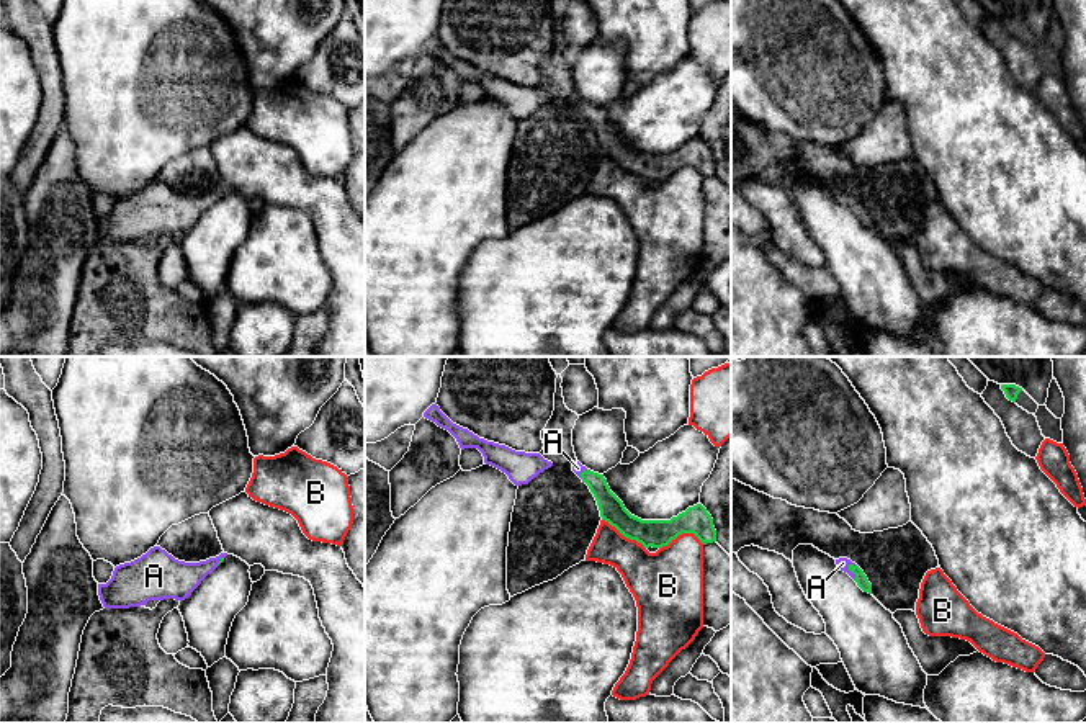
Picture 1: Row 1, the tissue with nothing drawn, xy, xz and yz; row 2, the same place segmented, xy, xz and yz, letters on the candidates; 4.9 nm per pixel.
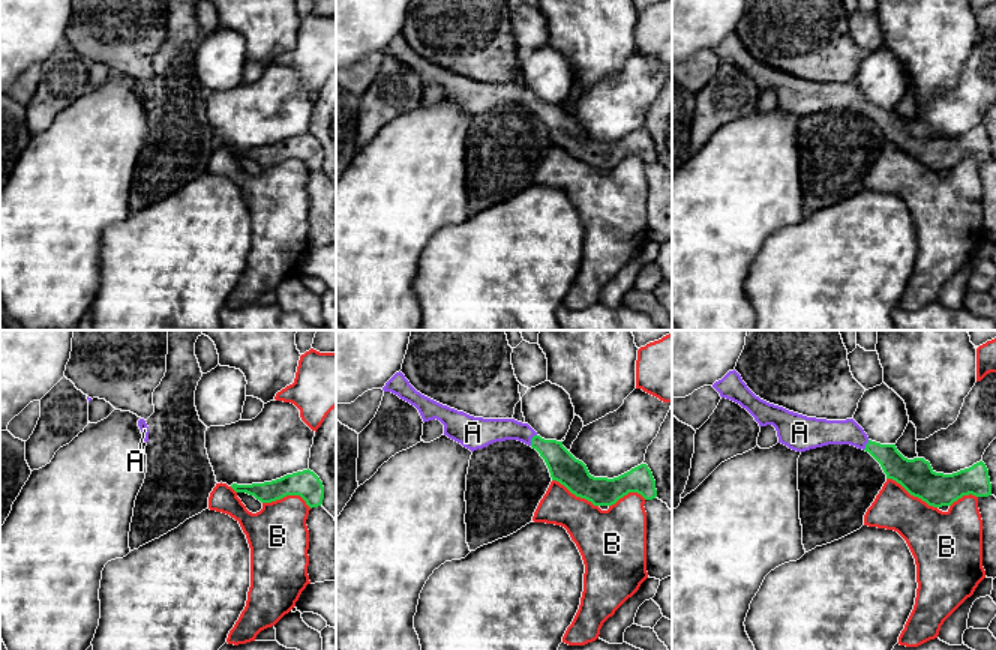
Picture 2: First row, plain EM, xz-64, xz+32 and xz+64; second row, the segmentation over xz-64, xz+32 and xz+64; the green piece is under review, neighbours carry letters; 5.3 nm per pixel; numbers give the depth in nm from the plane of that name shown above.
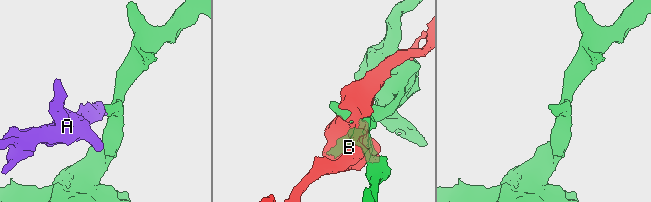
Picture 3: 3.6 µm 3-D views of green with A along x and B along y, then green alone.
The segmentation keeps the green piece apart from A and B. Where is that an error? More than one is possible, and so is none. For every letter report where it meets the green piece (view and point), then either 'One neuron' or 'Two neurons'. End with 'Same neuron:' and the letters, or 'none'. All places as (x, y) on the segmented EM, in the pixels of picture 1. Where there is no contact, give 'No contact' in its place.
A: Touches green at yz (851, 571). One neuron
B: Touches green at xz (681, 534). Two neurons
Same neuron: A

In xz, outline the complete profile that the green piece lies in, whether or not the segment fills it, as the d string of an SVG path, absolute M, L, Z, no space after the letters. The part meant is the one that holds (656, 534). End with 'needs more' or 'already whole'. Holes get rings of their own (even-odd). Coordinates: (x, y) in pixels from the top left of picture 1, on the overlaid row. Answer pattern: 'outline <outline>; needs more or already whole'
outline M579 461L572 465L572 471L589 486L602 520L644 548L667 546L682 533L693 533L703 545L716 541L713 519L702 504L689 507L671 520L641 520L625 509L623 502L610 491L604 474L587 469Z; needs more

